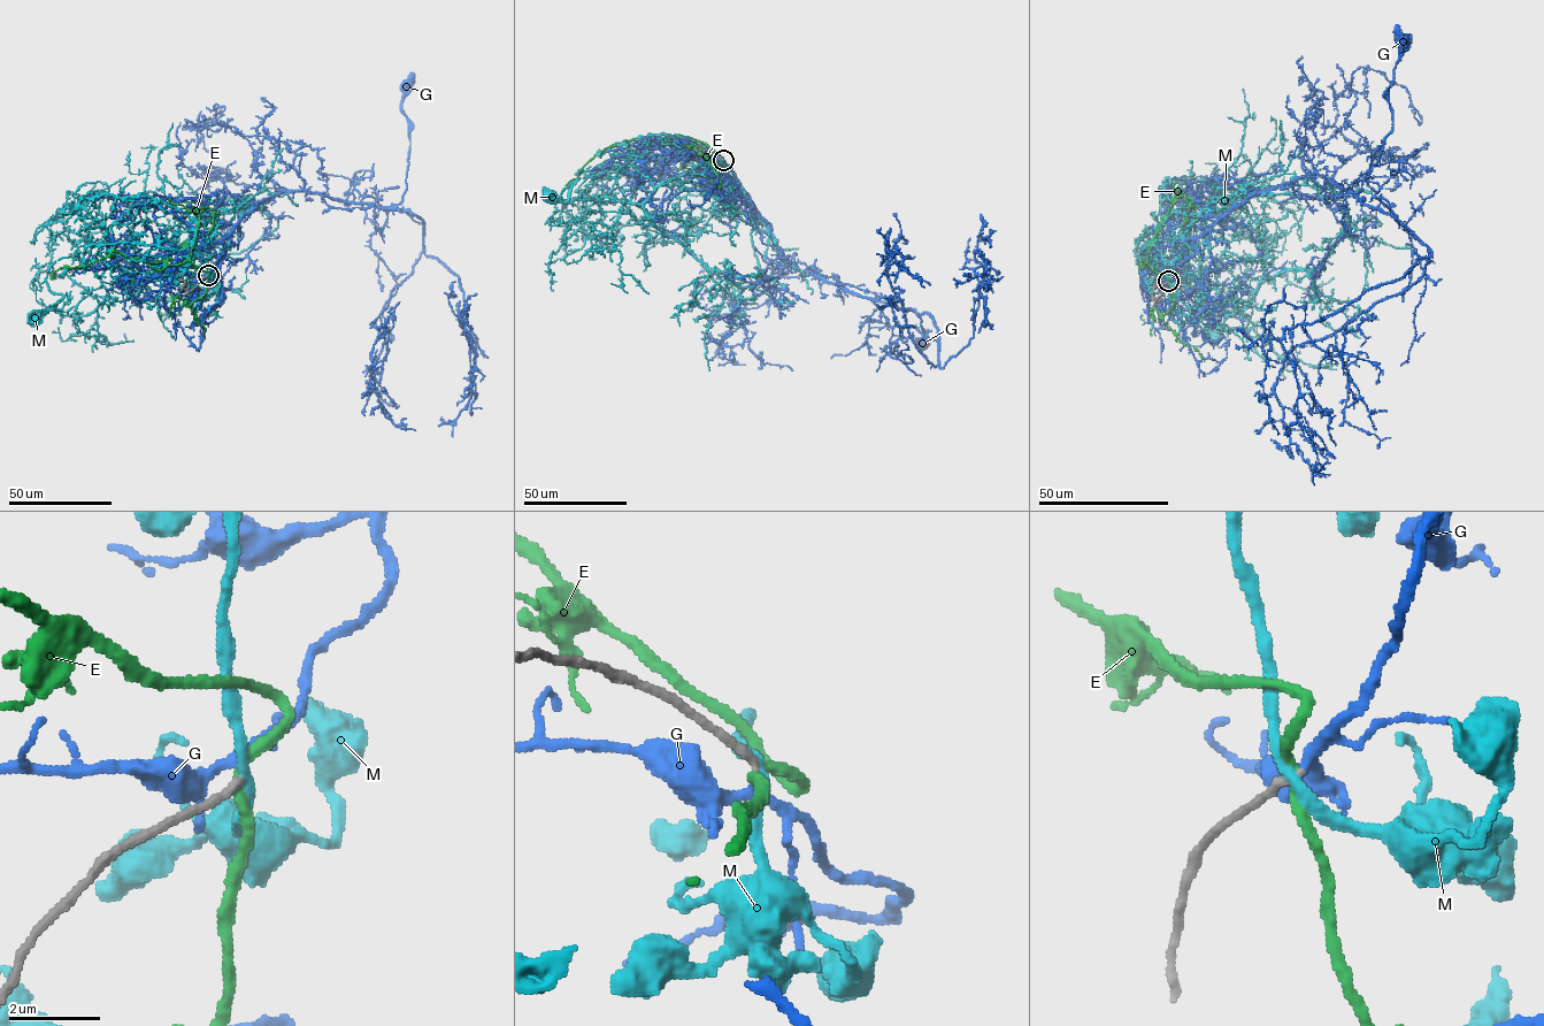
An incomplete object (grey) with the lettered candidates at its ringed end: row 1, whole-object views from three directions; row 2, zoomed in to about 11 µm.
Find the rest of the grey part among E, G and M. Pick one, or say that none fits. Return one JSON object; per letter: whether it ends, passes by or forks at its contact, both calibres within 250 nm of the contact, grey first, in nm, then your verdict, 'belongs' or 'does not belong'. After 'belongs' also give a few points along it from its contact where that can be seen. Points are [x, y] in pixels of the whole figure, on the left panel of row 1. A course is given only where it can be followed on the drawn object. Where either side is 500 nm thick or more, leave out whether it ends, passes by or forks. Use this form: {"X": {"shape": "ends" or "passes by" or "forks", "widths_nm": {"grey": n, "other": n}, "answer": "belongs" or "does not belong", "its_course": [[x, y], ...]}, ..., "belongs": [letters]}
{"E": {"shape": "passes by", "widths_nm": {"grey": 170, "other": 220}, "answer": "does not belong"}, "G": {"shape": "passes by", "widths_nm": {"grey": 170, "other": 220}, "answer": "belongs", "its_course": [[207, 276], [239, 221], [283, 191], [397, 205], [407, 188], [409, 139], [401, 101], [407, 86]]}, "M": {"shape": "passes by", "widths_nm": {"grey": 180, "other": 240}, "answer": "does not belong"}, "belongs": ["G"]}

